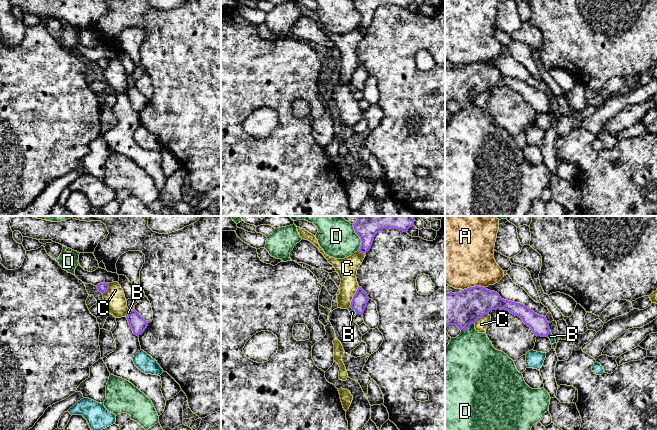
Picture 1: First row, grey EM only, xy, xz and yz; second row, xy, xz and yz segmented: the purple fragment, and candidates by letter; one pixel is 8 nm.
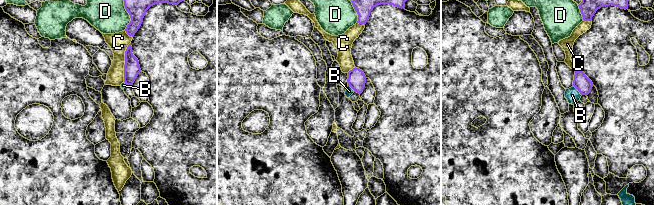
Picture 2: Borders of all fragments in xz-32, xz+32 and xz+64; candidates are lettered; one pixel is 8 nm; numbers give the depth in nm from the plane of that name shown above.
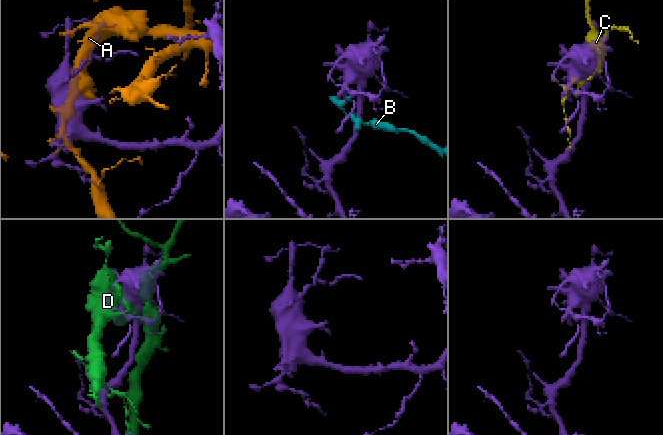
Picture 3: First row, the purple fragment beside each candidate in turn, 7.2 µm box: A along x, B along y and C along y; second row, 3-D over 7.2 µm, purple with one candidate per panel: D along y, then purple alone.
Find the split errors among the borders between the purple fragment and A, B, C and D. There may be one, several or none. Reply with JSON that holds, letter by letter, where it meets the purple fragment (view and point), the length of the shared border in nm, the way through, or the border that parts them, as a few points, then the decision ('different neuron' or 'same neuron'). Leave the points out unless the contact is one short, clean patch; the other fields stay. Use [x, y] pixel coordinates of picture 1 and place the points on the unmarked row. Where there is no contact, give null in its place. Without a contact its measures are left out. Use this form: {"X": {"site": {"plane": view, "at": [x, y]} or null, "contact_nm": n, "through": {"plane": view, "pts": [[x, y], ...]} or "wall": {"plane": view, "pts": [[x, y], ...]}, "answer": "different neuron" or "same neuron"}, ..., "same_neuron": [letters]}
{"A": {"site": {"plane": "yz", "at": [474, 62]}, "contact_nm": 190, "answer": "different neuron"}, "B": {"site": {"plane": "xz", "at": [354, 85]}, "contact_nm": 90, "wall": {"plane": "xz", "pts": [[350, 82], [357, 89]]}, "answer": "different neuron"}, "C": {"site": {"plane": "xz", "at": [353, 72]}, "contact_nm": 180, "answer": "different neuron"}, "D": {"site": {"plane": "xz", "at": [359, 12]}, "contact_nm": 220, "answer": "different neuron"}, "same_neuron": []}

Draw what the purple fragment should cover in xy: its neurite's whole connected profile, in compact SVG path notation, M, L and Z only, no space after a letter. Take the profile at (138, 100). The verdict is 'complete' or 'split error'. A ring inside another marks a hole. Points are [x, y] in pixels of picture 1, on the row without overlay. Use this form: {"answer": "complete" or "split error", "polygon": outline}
{"answer": "complete", "polygon": "M130 86L126 93L128 99L137 112L141 111L148 102L148 98L135 86Z"}

